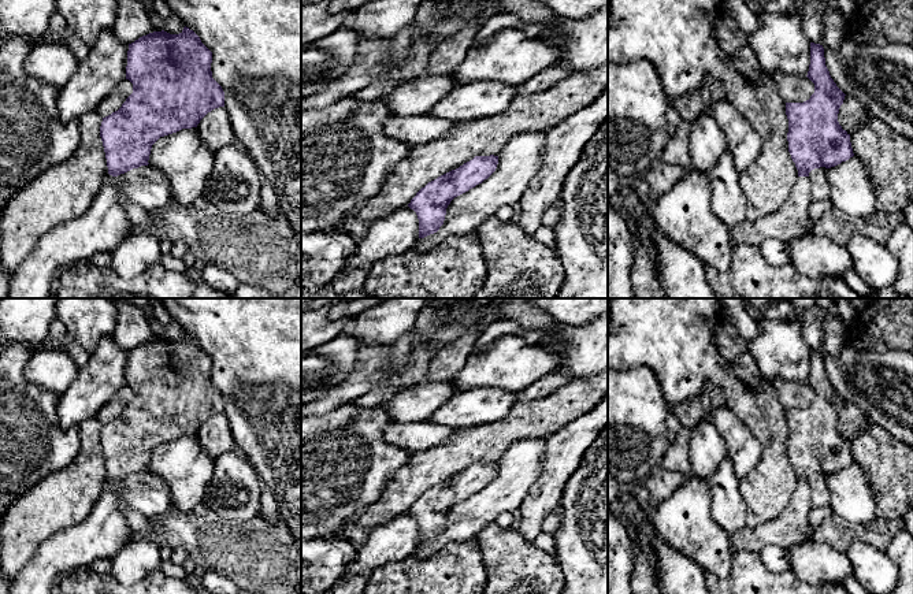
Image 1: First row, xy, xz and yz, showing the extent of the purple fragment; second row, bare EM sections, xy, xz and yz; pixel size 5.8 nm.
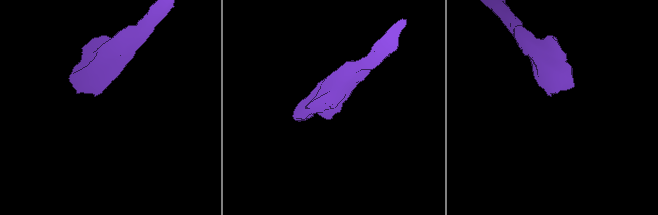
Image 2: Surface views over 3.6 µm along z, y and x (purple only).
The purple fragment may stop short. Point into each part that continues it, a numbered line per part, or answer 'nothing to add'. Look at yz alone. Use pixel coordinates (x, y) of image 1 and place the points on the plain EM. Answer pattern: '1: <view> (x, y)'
1: yz (790, 528)

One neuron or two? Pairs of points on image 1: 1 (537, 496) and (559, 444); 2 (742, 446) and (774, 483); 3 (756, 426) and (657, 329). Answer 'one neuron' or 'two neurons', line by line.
1: one neuron
2: two neurons
3: one neuron

